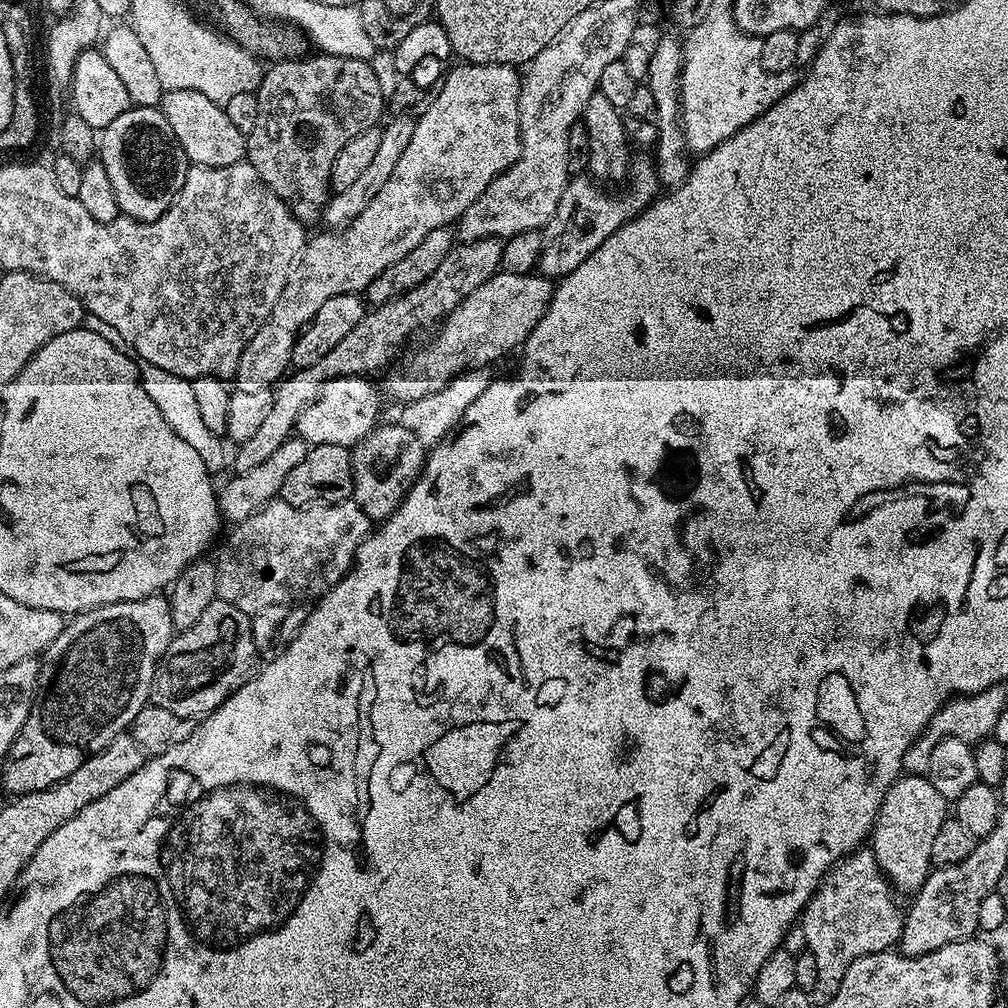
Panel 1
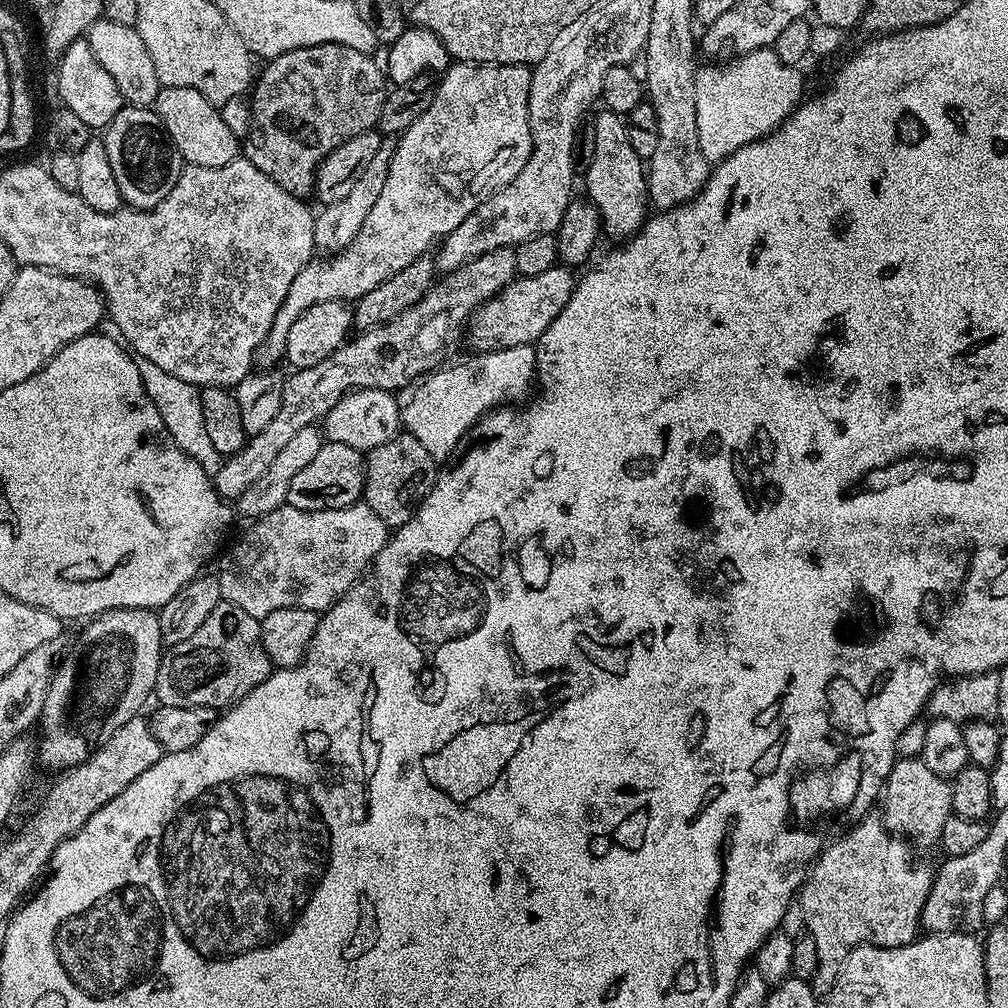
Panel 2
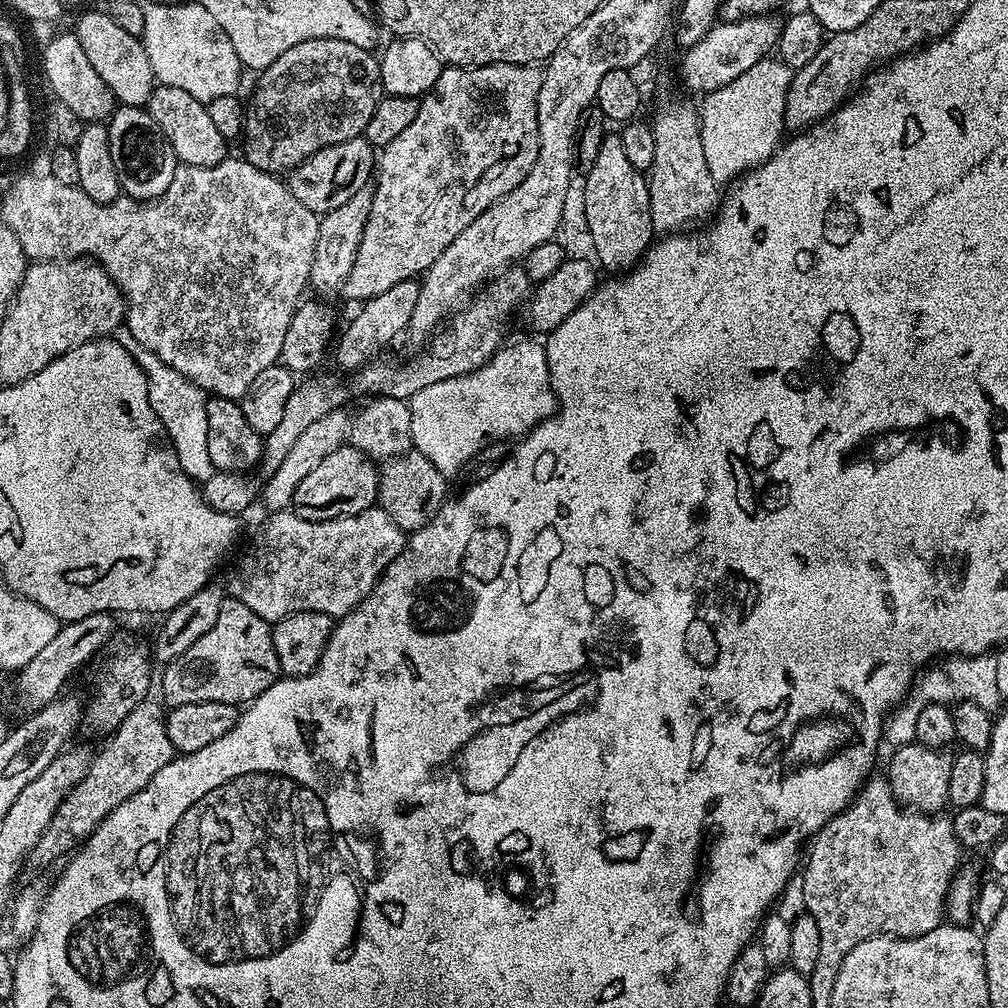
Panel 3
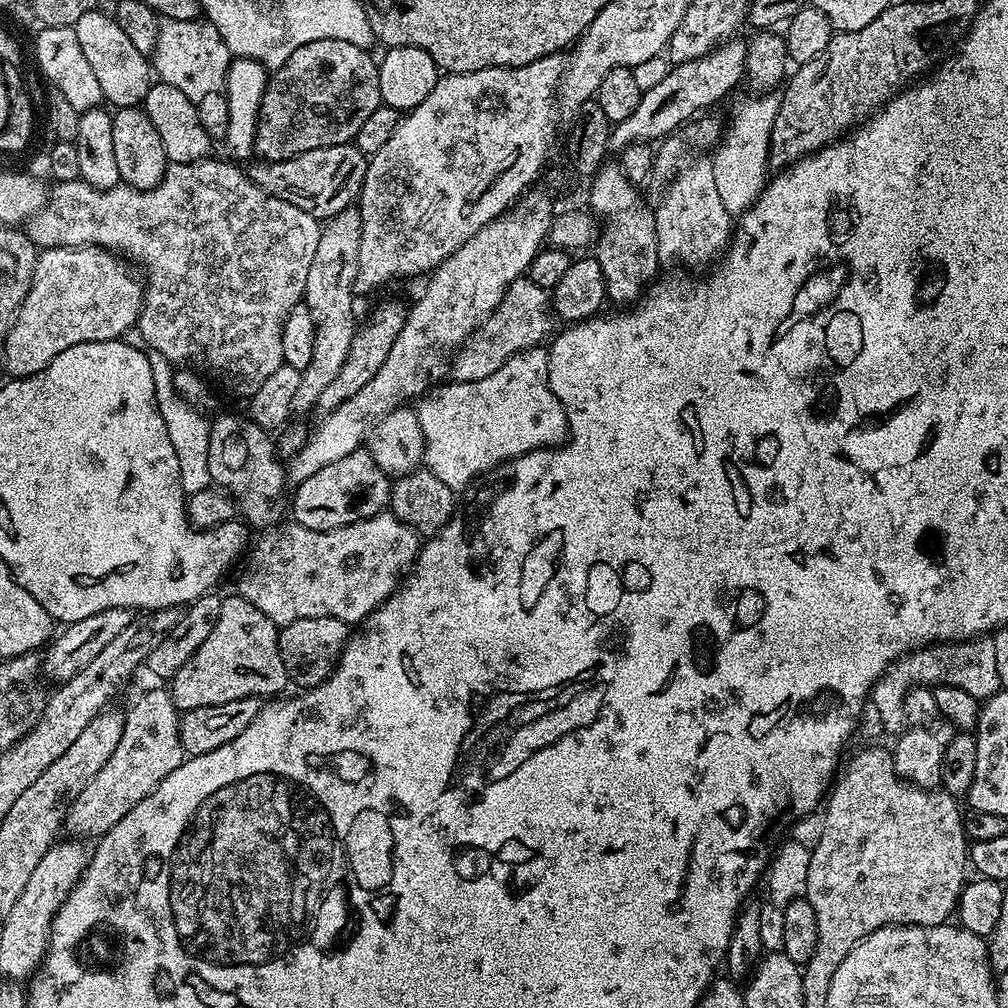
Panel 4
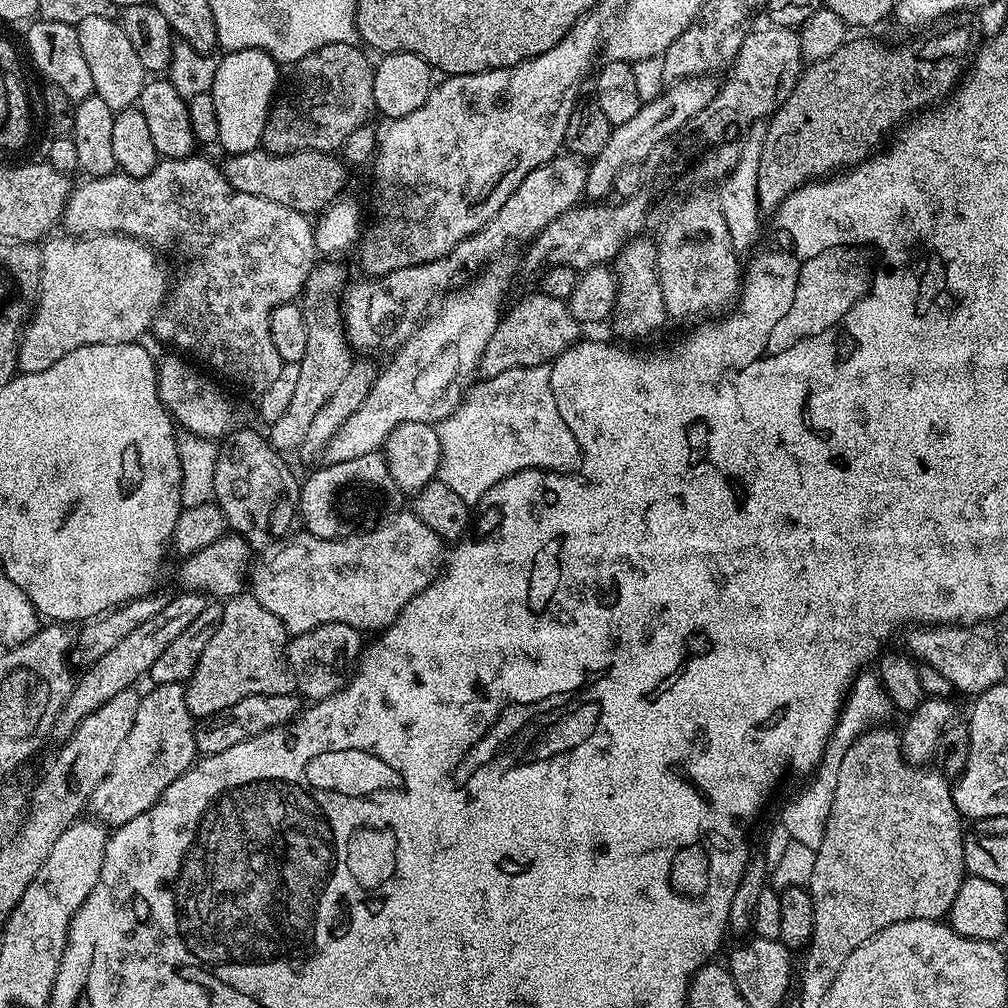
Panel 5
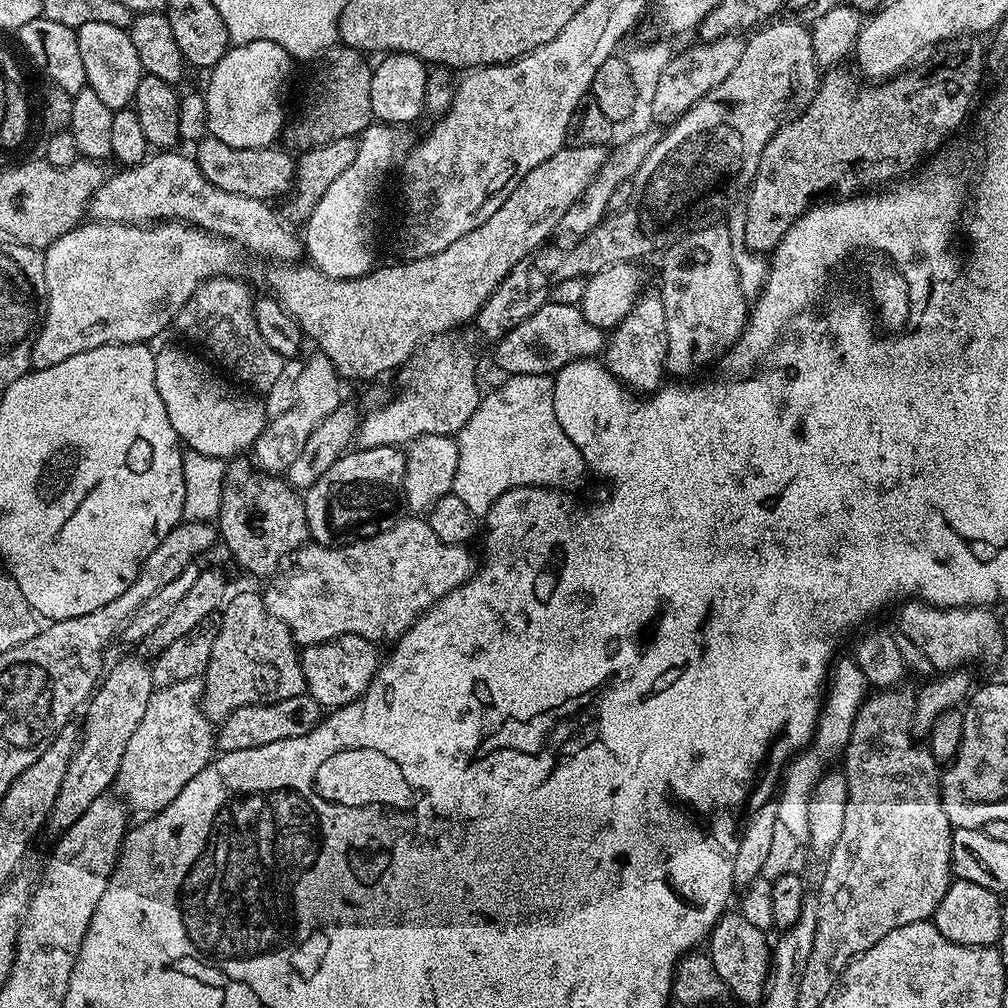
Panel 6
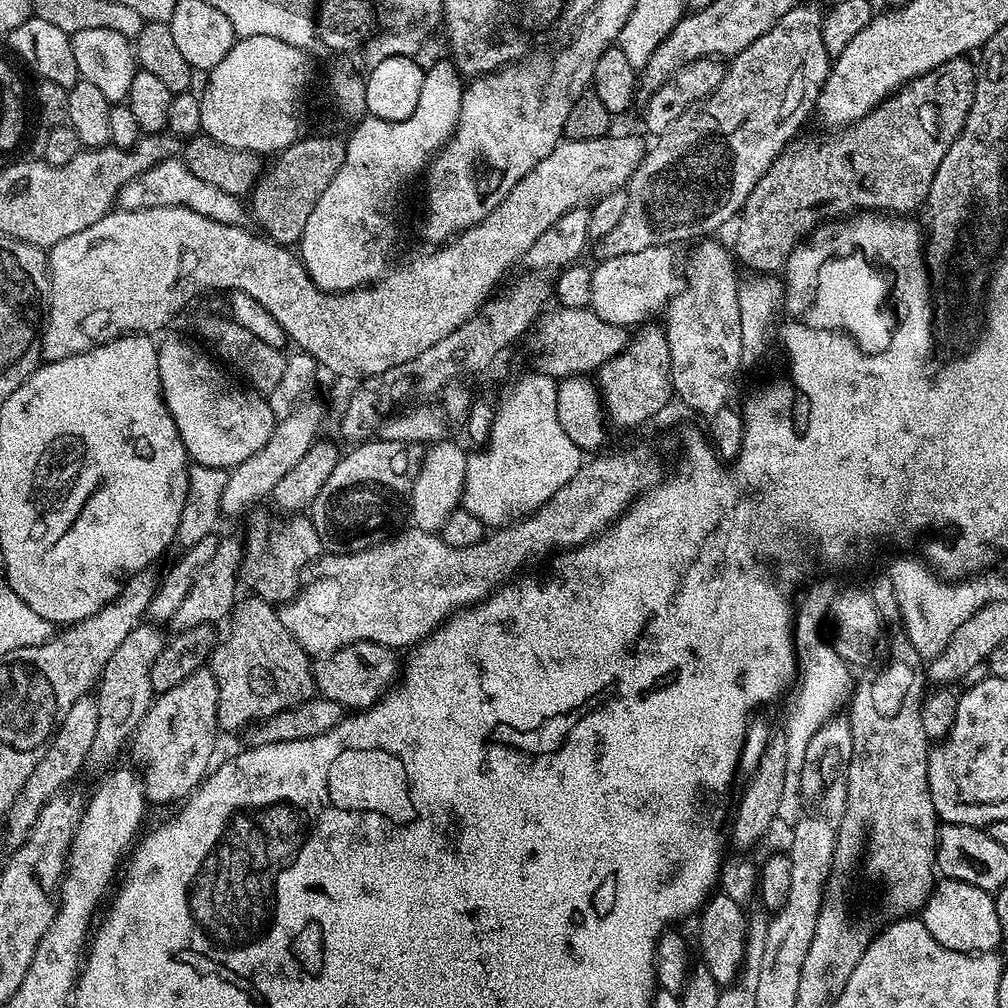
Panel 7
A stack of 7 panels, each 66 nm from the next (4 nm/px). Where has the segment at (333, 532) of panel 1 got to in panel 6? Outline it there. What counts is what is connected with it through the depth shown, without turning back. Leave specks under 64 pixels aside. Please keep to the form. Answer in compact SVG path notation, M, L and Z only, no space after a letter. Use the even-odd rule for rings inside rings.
M397 519L388 526L393 528L388 528L385 532L373 531L363 538L358 538L353 544L325 546L315 542L305 543L304 547L295 553L291 561L292 568L285 567L279 574L273 575L270 580L272 585L266 590L263 589L266 610L270 610L274 618L278 618L292 631L292 639L300 646L321 644L346 634L358 634L373 642L399 640L400 635L424 611L433 608L455 588L463 586L474 571L472 556L467 552L467 547L444 544L442 538L438 538L438 534L430 530L427 519L408 519L412 520Z

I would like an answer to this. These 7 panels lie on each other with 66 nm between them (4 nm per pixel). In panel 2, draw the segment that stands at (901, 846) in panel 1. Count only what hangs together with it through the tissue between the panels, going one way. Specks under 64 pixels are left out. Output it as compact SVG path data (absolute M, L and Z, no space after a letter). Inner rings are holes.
M913 758L913 760L897 759L896 765L890 770L888 780L884 784L883 804L882 819L889 832L899 834L905 841L911 842L913 845L916 843L920 848L928 848L931 844L935 845L942 834L942 826L946 826L946 818L954 815L951 783L943 780L938 774L934 774L934 770L930 770L930 766L926 766L924 761L919 758Z

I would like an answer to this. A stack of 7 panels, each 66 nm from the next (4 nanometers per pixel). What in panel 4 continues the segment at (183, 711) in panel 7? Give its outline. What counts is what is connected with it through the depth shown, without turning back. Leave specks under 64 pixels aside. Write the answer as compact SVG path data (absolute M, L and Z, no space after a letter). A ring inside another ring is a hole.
M167 687L152 688L149 692L142 693L133 702L132 709L127 709L124 718L122 742L118 742L114 754L106 758L106 766L102 766L102 770L98 770L98 774L94 774L94 778L86 782L82 794L78 794L78 798L74 798L68 808L62 828L65 833L69 832L72 835L69 837L84 838L80 836L92 835L93 838L99 838L103 836L115 824L122 822L122 818L126 818L126 814L130 814L130 810L134 810L134 806L138 806L138 802L142 802L146 794L153 792L164 781L166 774L174 774L174 770L178 770L178 766L186 759L180 737L180 718L181 713L174 706L171 691Z

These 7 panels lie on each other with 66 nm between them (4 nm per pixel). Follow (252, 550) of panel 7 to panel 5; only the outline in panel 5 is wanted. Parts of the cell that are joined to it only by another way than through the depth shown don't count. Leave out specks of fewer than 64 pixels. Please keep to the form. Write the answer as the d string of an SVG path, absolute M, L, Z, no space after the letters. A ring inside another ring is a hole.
M241 427L239 430L233 431L231 434L223 437L222 443L219 445L216 453L216 465L214 466L214 502L224 511L224 523L235 535L242 537L253 549L264 548L271 540L279 541L281 538L287 537L293 531L292 523L297 523L298 513L300 510L300 485L301 481L296 480L296 476L292 473L292 468L287 464L285 457L277 452L263 435L260 436L252 428Z

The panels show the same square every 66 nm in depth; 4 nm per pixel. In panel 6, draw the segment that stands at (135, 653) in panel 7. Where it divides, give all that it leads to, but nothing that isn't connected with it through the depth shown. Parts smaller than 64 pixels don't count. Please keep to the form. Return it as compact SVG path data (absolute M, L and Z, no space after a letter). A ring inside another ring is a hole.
M136 656L122 657L112 669L107 669L102 683L92 693L83 713L82 739L74 758L70 758L68 773L66 778L62 778L62 786L48 814L48 828L63 830L78 822L78 818L86 814L90 802L105 795L115 785L126 742L130 742L130 734L134 734L138 722L142 722L142 714L146 714L146 702L150 702L154 691L152 669L149 661L144 660Z

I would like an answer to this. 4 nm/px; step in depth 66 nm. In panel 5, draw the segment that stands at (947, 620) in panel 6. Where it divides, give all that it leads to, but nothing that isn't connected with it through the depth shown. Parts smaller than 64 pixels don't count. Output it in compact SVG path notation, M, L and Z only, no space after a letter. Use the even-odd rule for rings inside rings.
M981 622L963 626L959 624L916 626L911 629L913 632L908 636L907 651L917 661L925 660L942 679L949 680L958 691L979 694L990 690L990 686L999 684L1005 679L1005 653L1000 647L997 629L993 625L991 628L990 625L991 623Z

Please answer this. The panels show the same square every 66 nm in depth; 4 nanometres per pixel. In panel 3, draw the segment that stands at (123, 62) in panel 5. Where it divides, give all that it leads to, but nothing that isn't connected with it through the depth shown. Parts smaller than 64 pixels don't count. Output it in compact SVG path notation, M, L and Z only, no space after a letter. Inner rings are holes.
M104 10L86 13L74 25L74 31L78 42L82 42L86 58L90 58L90 66L94 66L102 82L110 86L116 101L129 108L145 107L153 88L157 85L157 80L141 37L126 34L126 30L122 30L122 26L118 26L118 22L114 22L114 18L110 18Z

